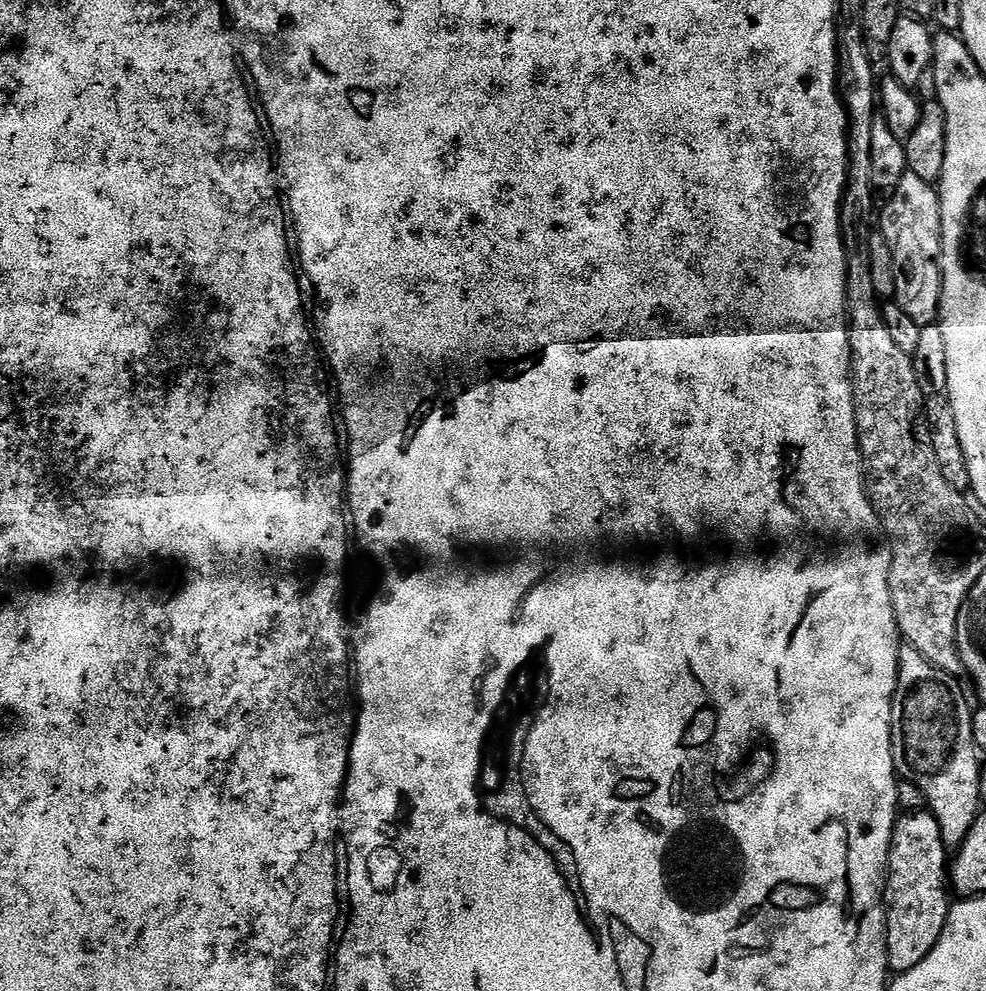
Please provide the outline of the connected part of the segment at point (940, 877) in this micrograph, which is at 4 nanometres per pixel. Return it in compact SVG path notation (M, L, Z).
M925 810L901 815L892 828L884 886L884 941L888 947L889 973L914 970L914 966L934 950L938 938L942 938L950 907L950 884L946 879L949 868L950 852L942 842L942 830L931 812Z

